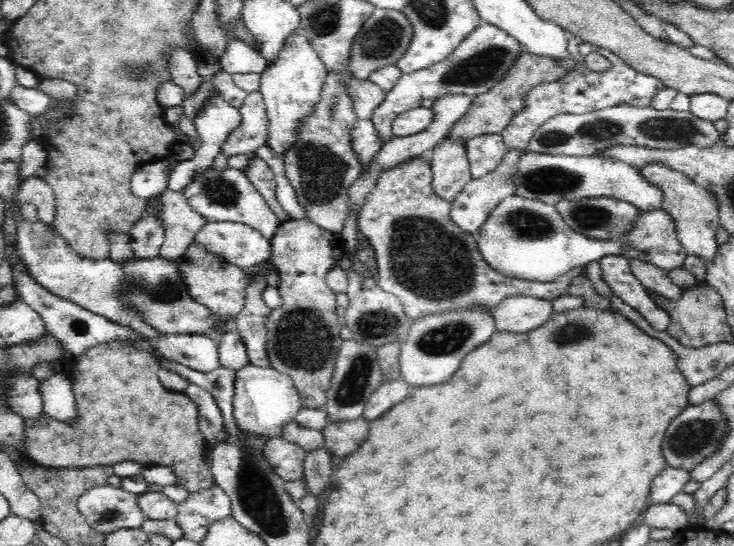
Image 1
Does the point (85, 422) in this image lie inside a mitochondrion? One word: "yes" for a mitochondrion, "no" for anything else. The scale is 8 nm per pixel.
no

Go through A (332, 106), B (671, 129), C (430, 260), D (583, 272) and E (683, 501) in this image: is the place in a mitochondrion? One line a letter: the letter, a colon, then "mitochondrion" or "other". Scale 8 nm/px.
A: mitochondrion
B: mitochondrion
C: mitochondrion
D: other
E: other

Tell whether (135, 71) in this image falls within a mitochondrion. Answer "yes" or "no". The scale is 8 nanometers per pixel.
yes

